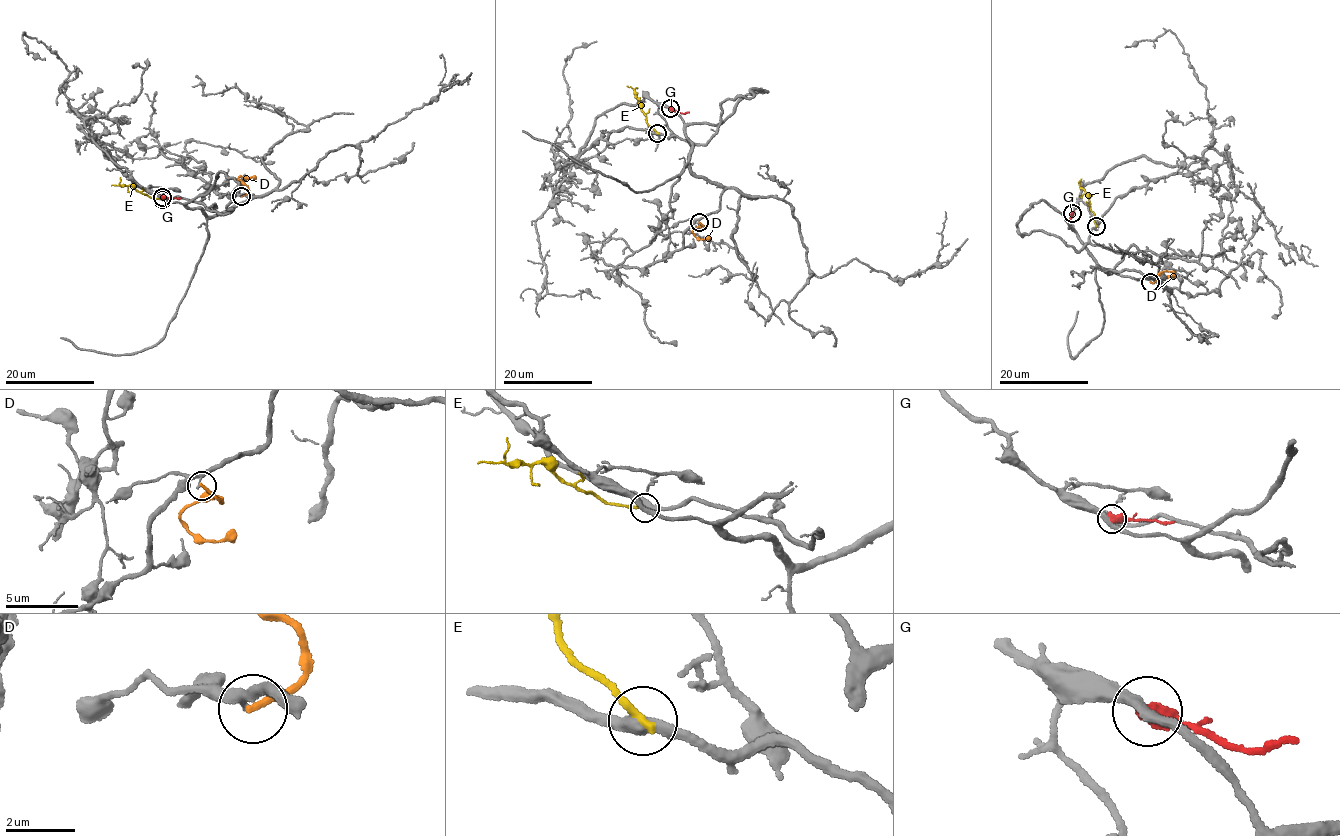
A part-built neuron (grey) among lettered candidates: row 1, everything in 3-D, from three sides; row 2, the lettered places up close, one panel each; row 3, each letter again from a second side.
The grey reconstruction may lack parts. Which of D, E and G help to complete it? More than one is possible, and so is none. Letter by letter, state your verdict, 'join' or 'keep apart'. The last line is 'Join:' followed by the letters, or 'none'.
D: keep apart
E: keep apart
G: keep apart
Join: none

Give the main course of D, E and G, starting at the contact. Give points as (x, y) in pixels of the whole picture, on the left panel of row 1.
D: (242, 196), (248, 187), (238, 178), (255, 178)
E: (162, 199), (152, 197), (130, 185), (119, 185), (120, 177)
G: (162, 197), (181, 198)

